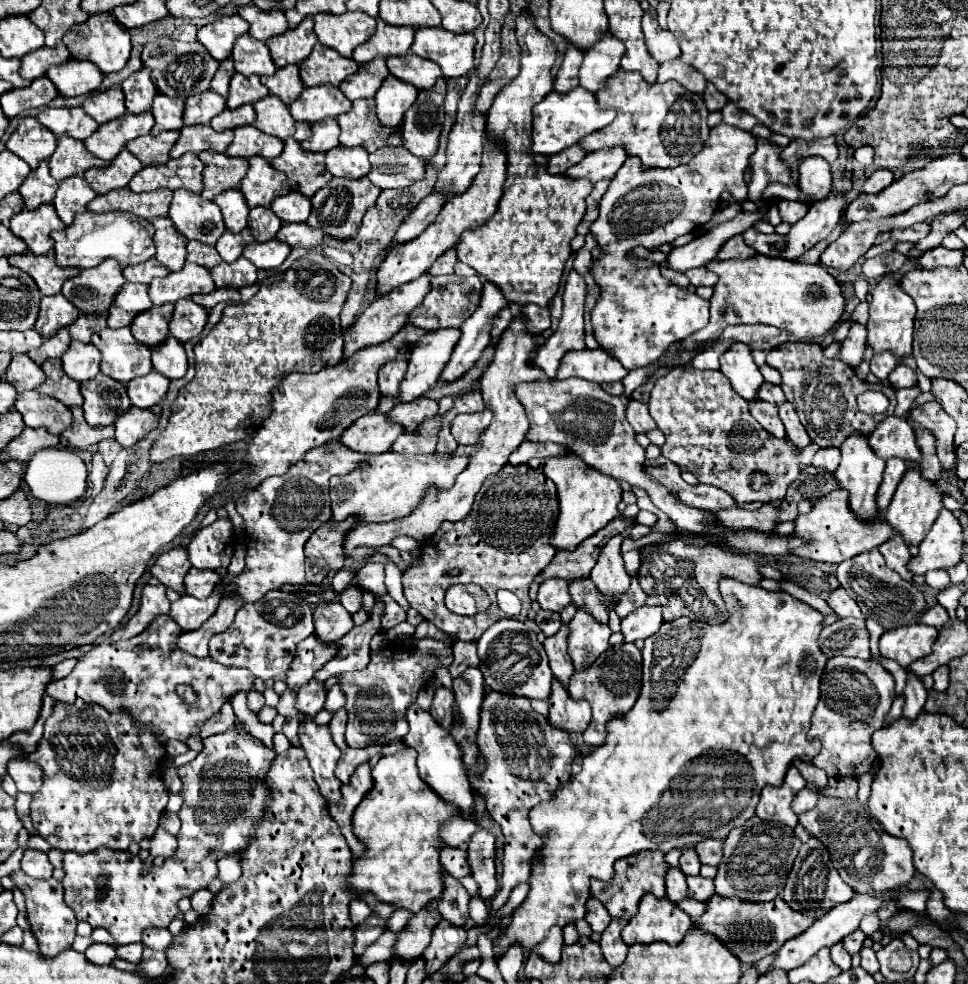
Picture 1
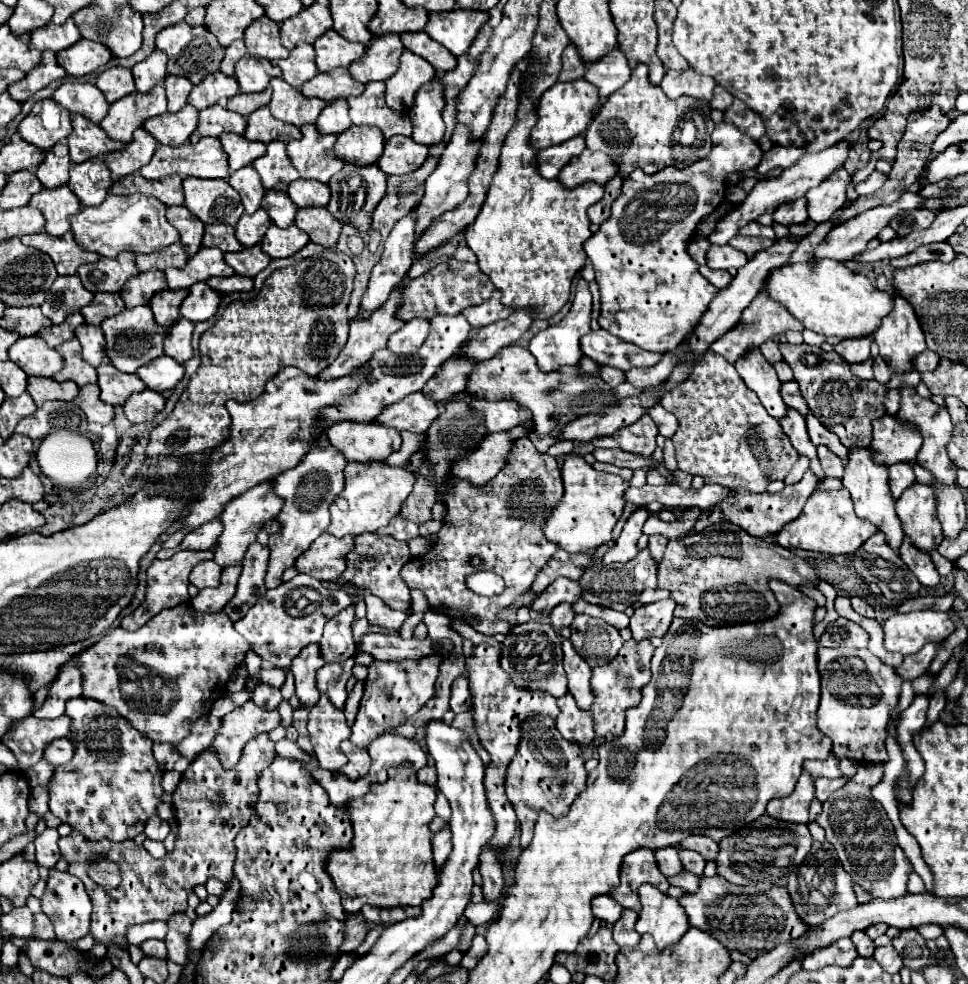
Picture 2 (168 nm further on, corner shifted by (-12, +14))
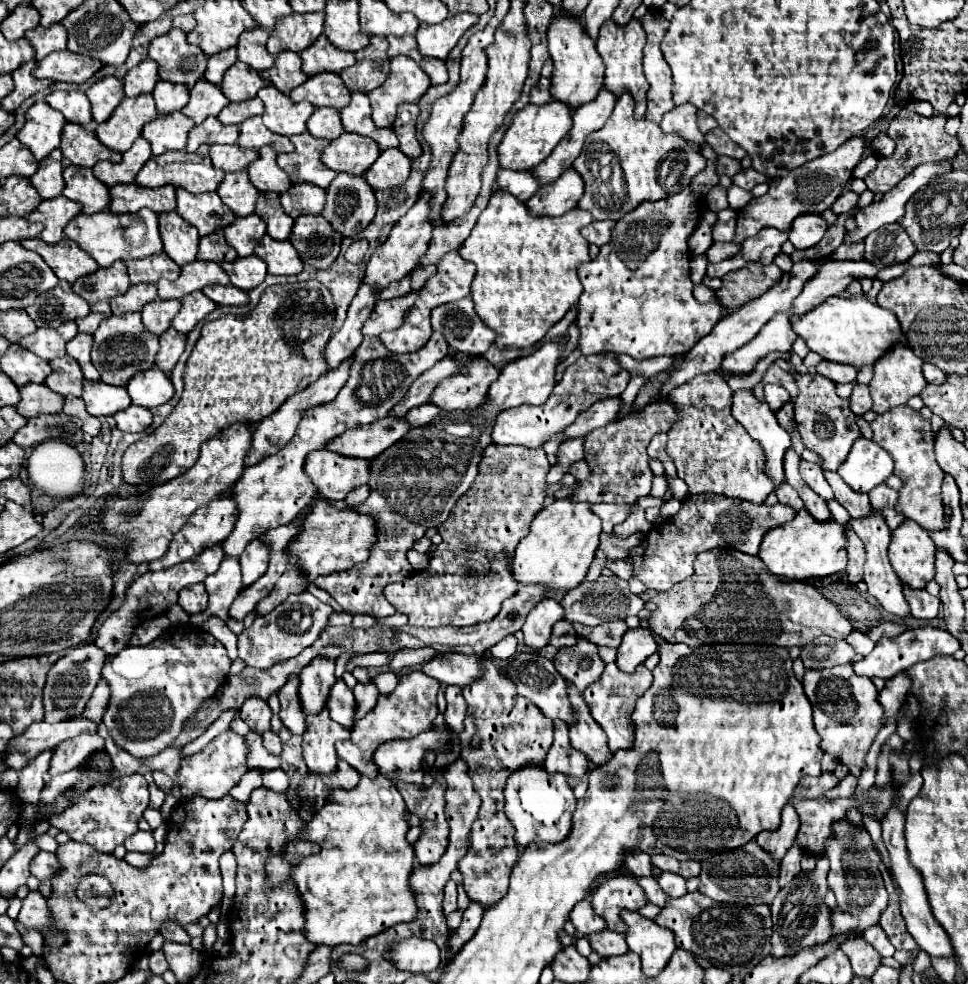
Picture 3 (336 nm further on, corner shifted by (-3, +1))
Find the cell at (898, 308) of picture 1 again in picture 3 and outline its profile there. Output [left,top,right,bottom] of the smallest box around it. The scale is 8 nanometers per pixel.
[869,343,927,413]

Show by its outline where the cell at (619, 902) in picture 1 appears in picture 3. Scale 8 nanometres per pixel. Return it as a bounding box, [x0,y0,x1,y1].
[591,869,647,933]

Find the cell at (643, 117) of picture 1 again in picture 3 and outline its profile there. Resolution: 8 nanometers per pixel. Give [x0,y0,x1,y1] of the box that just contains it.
[573,93,707,221]

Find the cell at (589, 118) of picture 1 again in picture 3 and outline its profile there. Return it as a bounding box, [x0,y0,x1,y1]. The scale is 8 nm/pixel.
[497,101,575,171]

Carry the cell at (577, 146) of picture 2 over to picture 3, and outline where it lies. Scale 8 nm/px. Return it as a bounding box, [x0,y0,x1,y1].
[497,169,541,201]

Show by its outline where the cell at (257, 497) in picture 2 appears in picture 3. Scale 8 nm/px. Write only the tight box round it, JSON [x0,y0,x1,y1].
[221,331,449,557]

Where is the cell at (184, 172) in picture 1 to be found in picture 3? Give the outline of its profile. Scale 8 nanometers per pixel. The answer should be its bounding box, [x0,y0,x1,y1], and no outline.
[135,145,225,193]

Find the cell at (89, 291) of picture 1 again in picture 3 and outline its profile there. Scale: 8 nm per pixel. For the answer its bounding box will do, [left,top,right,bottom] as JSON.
[73,263,131,305]

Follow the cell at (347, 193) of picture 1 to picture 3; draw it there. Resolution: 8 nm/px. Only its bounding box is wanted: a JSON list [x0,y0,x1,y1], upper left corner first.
[323,173,375,237]

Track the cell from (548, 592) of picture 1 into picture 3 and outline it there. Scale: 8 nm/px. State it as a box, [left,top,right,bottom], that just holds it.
[523,597,565,651]

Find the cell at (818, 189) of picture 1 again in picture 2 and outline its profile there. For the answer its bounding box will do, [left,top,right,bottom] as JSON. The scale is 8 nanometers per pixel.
[808,168,850,224]

